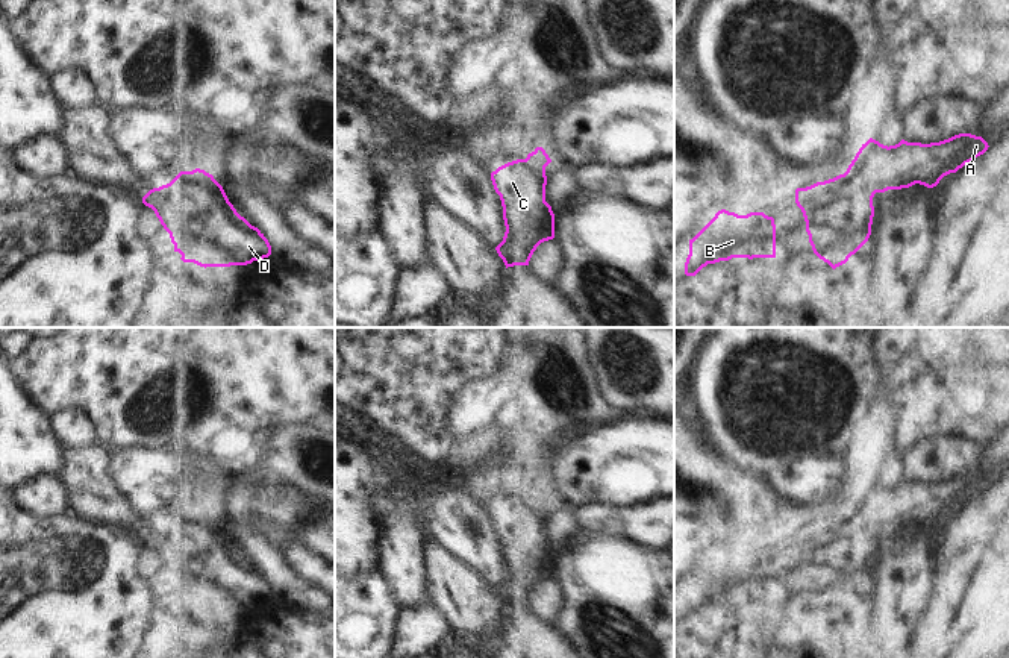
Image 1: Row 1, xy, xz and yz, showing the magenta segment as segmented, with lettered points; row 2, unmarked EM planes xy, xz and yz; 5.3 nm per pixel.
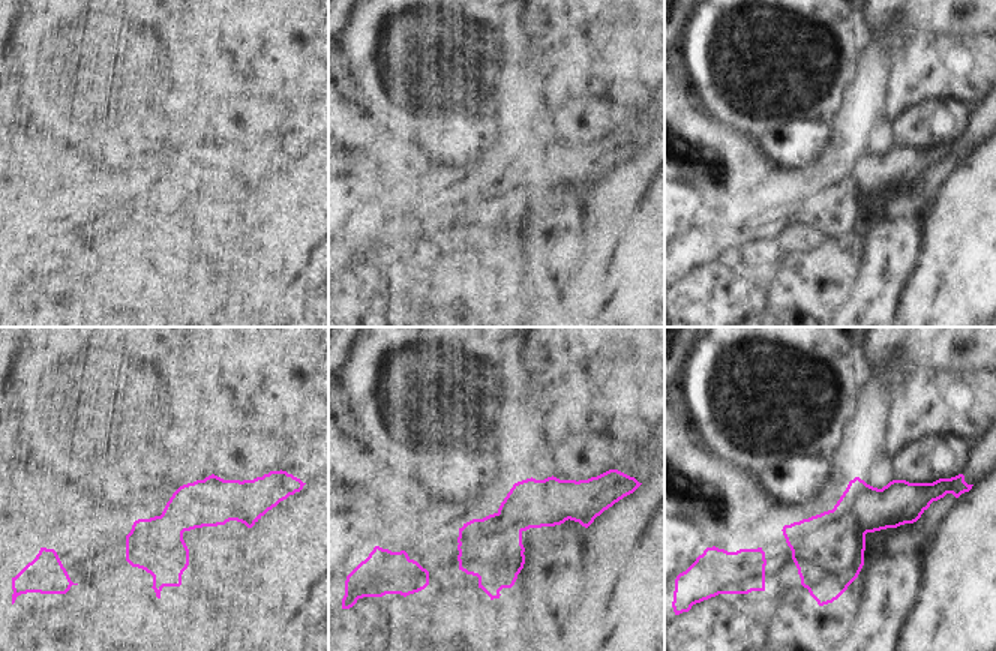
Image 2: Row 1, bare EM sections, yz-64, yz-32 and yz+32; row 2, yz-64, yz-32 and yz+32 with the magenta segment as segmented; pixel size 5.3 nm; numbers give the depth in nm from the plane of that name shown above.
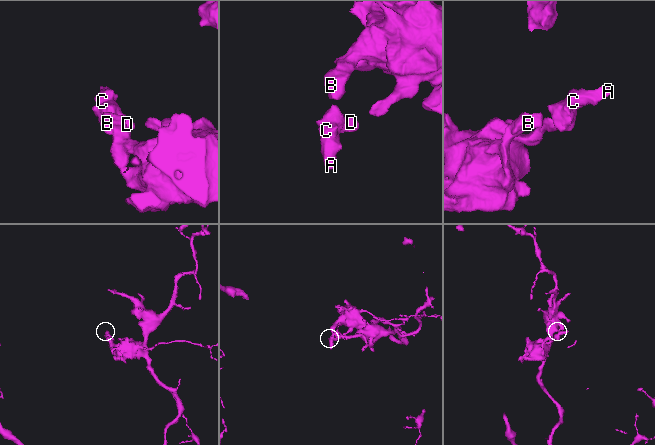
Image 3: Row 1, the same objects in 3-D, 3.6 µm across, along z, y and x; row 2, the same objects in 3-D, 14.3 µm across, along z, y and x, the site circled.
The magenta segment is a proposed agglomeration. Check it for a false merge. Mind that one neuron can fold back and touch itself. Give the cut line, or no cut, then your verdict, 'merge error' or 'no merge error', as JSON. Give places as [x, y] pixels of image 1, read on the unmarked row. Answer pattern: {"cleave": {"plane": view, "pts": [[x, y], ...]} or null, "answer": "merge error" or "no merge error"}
{"cleave": null, "answer": "no merge error"}

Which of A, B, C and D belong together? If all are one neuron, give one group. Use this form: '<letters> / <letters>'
A B C D

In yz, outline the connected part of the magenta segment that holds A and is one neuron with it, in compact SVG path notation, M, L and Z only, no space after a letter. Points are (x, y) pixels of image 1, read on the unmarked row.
M971 473L930 484L901 479L889 487L870 478L844 514L795 529L814 593L833 609L845 603L871 575L876 532L915 523L933 528L988 487Z

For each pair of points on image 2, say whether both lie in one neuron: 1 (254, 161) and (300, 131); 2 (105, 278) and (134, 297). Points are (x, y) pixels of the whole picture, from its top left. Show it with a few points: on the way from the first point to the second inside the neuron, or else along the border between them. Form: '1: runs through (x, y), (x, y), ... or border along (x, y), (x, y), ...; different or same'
1: runs through (266, 156), (272, 152), (284, 152), (290, 143); same
2: runs through (113, 285), (126, 294); same

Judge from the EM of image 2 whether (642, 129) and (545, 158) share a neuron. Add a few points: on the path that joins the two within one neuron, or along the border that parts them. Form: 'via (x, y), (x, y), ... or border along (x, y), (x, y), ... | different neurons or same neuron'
via (618, 149), (599, 158), (569, 158) | same neuron

